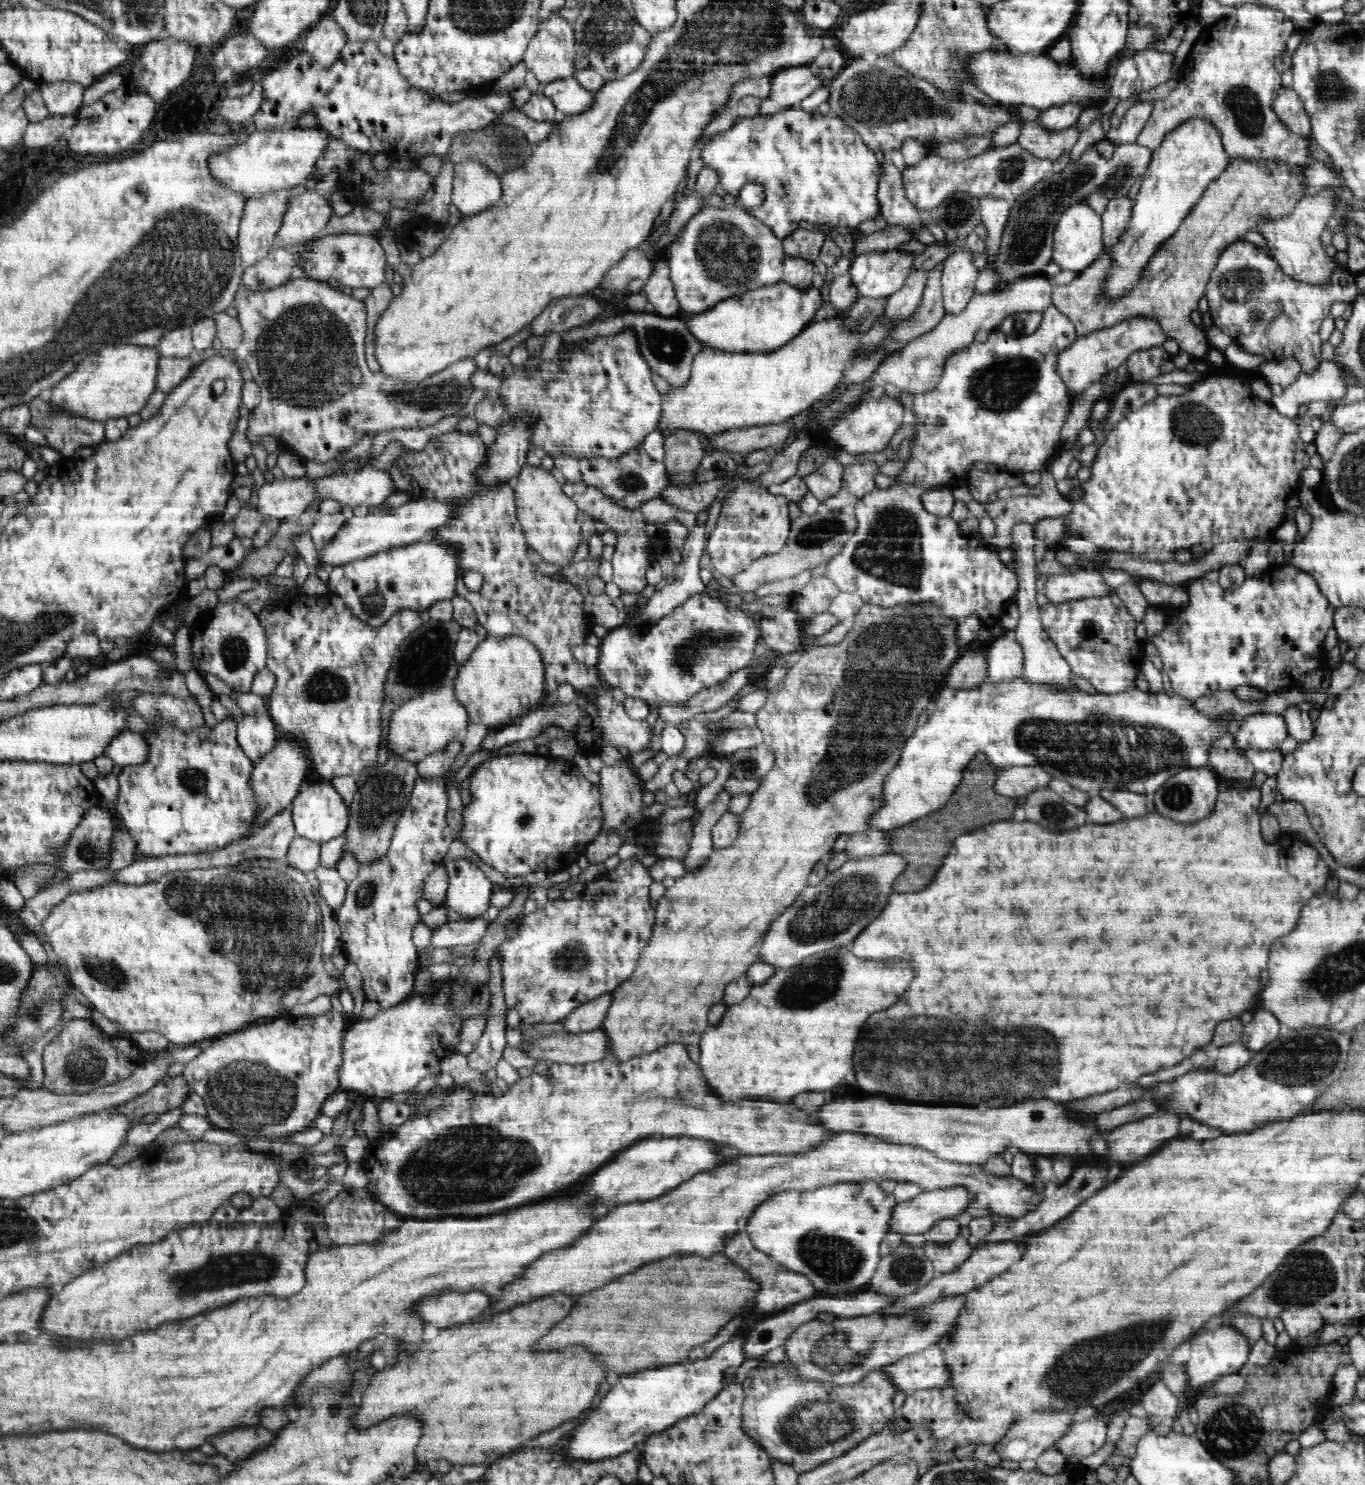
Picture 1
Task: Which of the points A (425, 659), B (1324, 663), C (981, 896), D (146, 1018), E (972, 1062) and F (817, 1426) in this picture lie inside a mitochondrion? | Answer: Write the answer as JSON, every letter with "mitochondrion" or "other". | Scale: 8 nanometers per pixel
{"A":"mitochondrion","B":"other","C":"other","D":"other","E":"mitochondrion","F":"mitochondrion"}

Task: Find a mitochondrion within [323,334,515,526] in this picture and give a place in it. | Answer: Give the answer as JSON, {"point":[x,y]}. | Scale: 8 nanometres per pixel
{"point":[447,394]}

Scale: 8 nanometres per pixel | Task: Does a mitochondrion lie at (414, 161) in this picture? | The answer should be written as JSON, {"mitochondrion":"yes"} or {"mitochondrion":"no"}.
{"mitochondrion":"no"}

